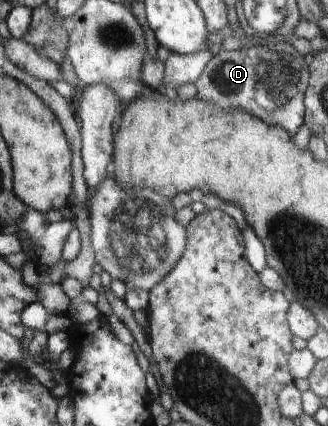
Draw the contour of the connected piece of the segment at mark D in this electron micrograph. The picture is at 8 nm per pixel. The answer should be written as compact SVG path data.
M280 43L278 46L250 46L240 50L221 50L214 55L206 64L204 72L200 74L195 85L198 89L196 96L202 102L214 102L216 106L225 107L226 110L238 109L249 111L262 120L274 126L280 126L294 134L304 120L304 90L308 84L308 64L304 62L304 56L298 54L290 43Z

